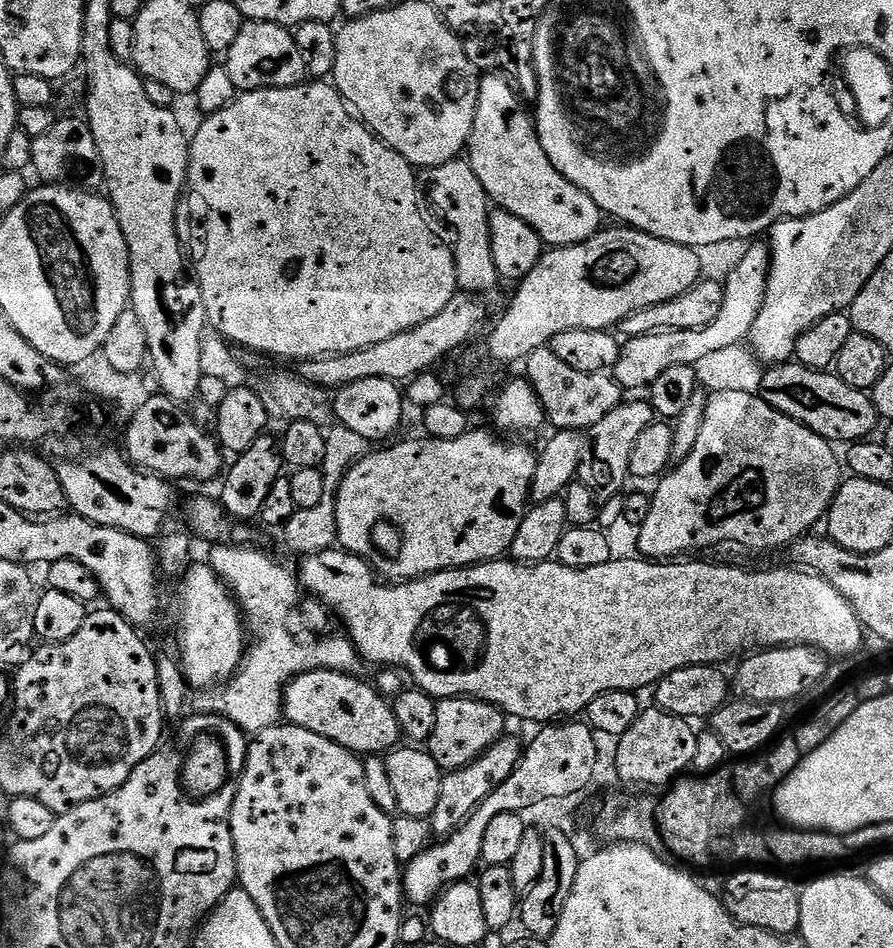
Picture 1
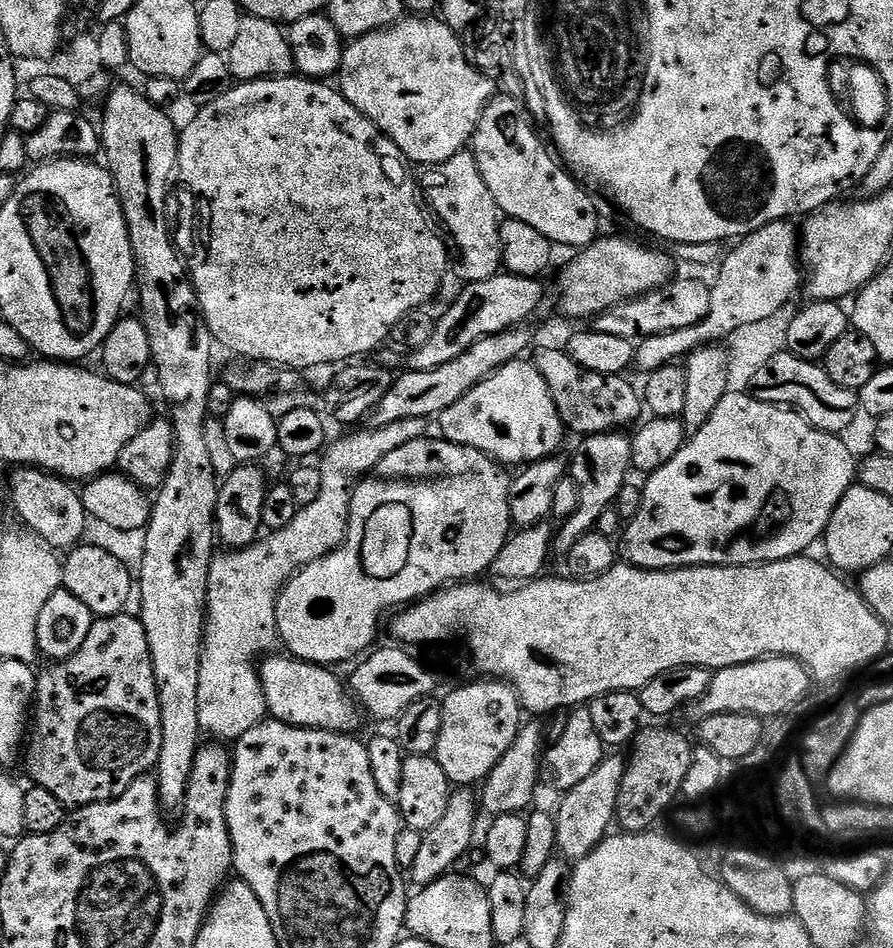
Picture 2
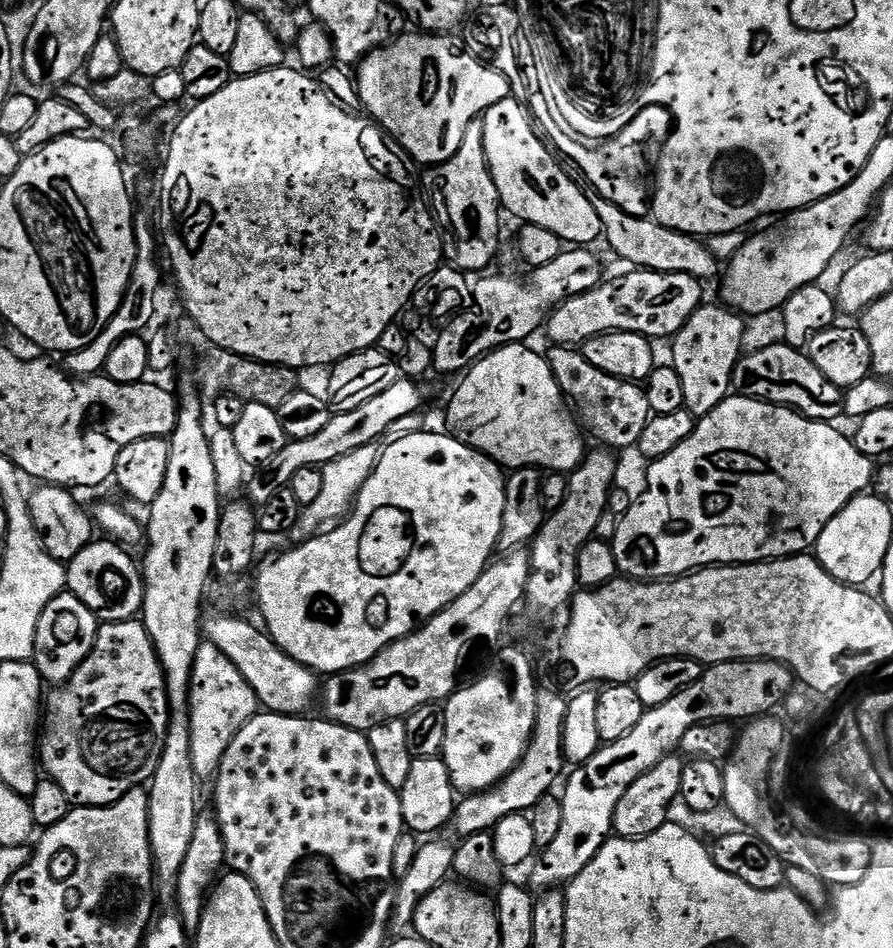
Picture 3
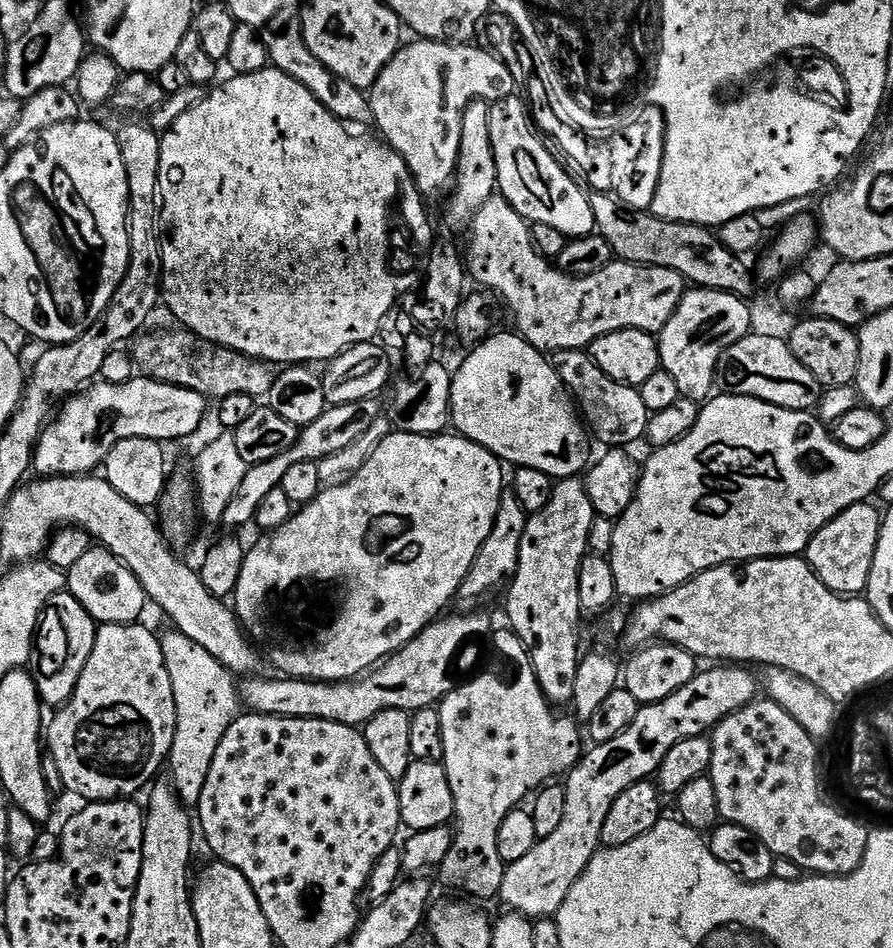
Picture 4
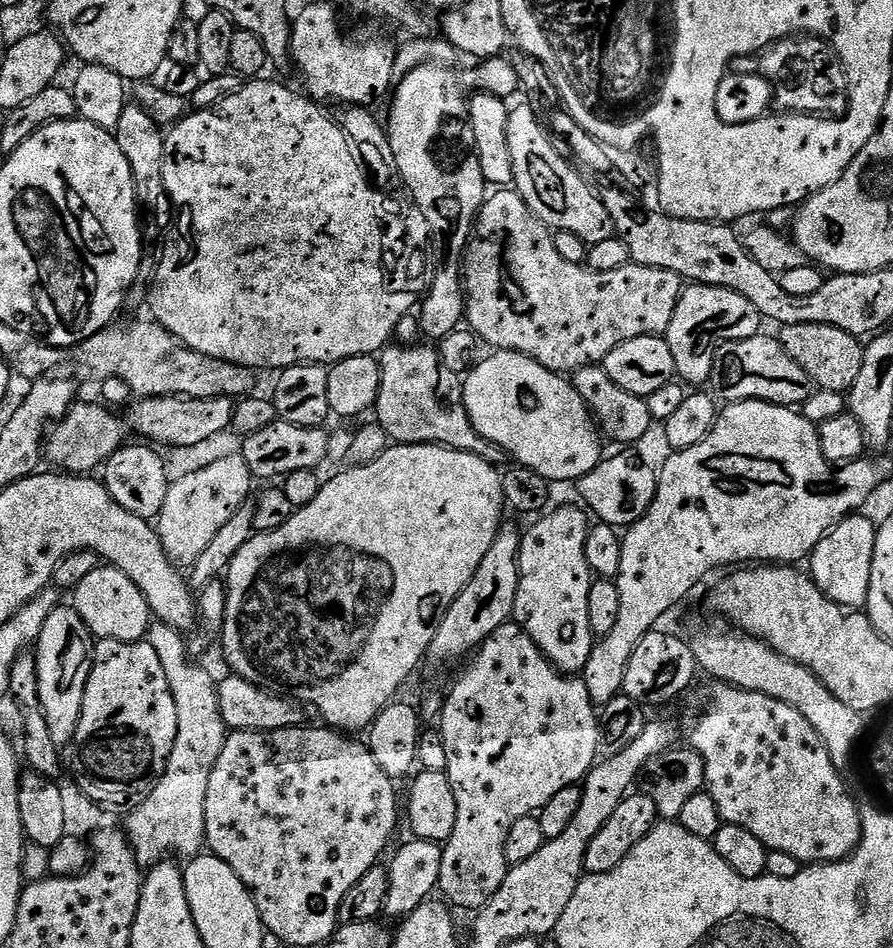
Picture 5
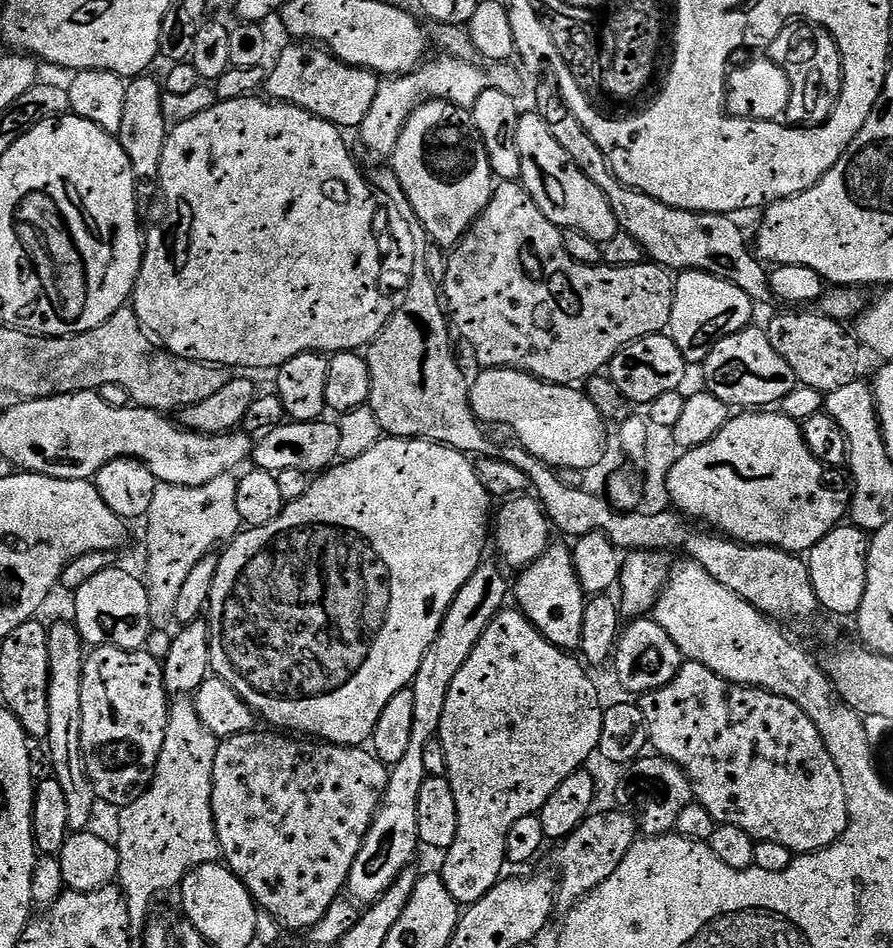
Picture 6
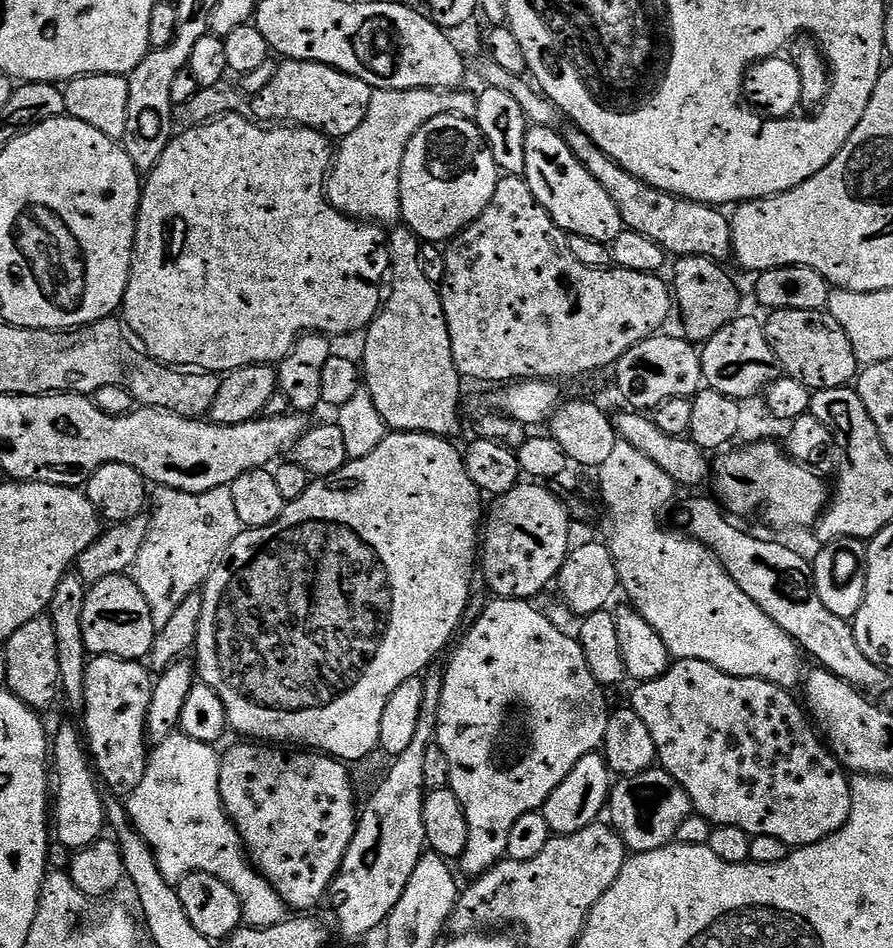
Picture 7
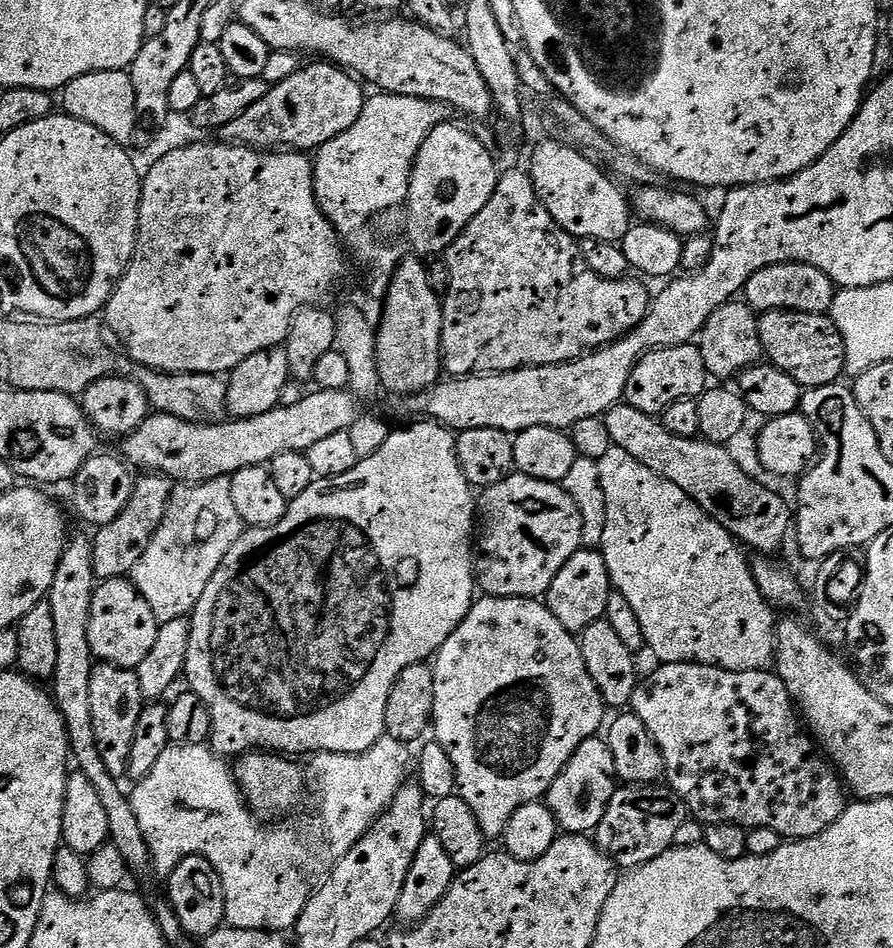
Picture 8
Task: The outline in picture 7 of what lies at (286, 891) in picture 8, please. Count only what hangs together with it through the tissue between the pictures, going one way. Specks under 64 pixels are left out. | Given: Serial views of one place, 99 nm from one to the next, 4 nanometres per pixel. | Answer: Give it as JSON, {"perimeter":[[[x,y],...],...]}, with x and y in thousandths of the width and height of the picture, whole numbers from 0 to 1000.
{"perimeter":[[[198,770],[179,786],[169,790],[163,808],[163,816],[159,825],[141,842],[143,862],[148,871],[168,892],[172,905],[177,909],[177,918],[181,918],[181,926],[191,932],[200,934],[214,920],[230,920],[258,935],[262,943],[267,943],[269,965],[272,974],[280,979],[307,977],[320,969],[320,956],[316,947],[305,938],[302,930],[293,923],[282,908],[278,906],[273,890],[264,879],[264,872],[256,865],[251,847],[246,841],[246,800],[247,794],[231,783],[222,783],[222,778],[213,778]]]}

